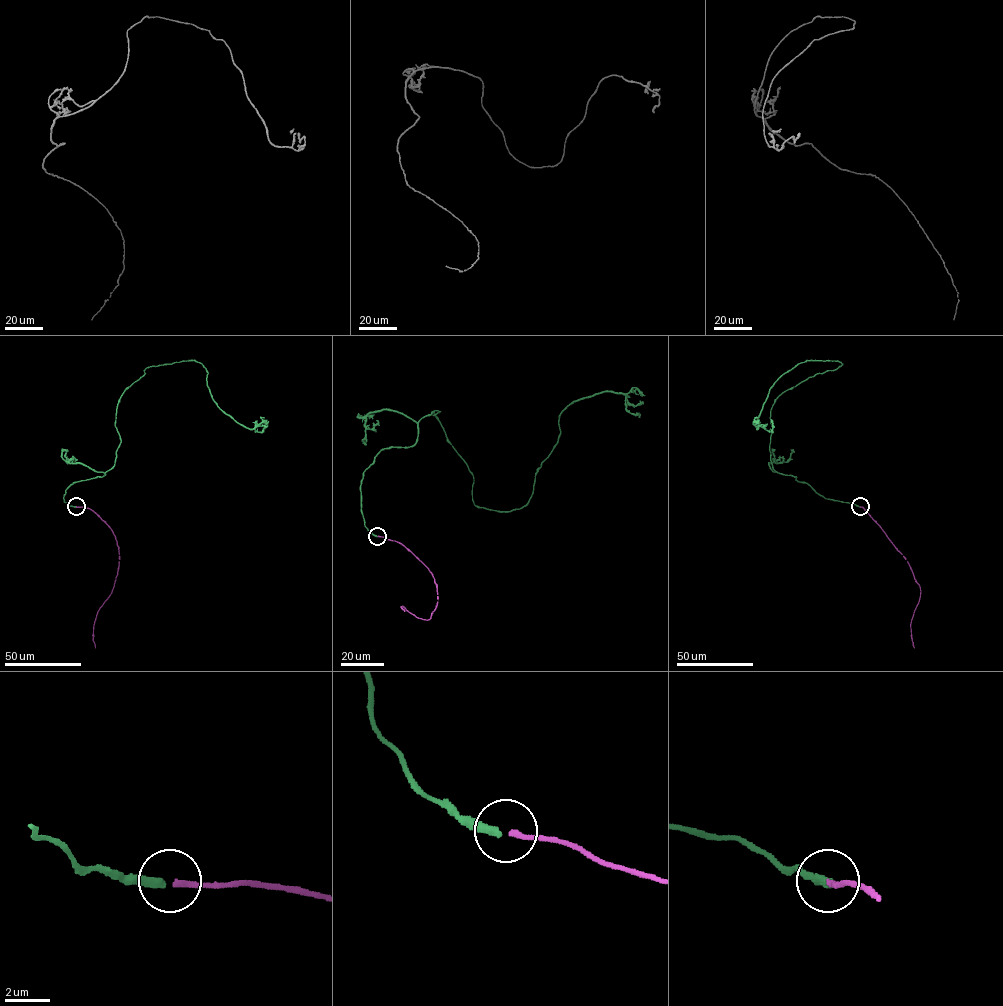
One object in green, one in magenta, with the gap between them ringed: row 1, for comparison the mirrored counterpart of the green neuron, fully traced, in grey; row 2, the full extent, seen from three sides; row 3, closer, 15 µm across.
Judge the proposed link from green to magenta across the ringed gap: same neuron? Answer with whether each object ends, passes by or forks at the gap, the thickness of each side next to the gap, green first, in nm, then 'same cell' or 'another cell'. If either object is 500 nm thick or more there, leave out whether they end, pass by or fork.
green ends there; magenta ends there; 400 nm thick on the green side, 260 nm on the other; another cell

